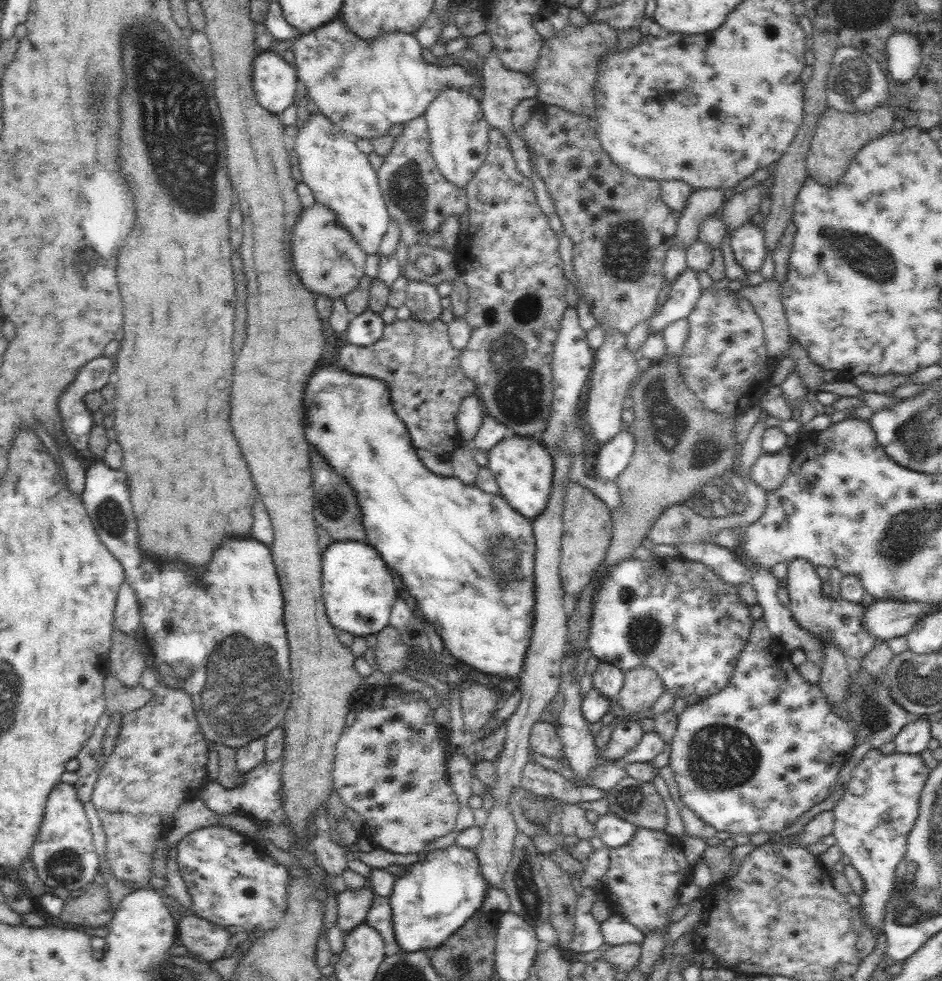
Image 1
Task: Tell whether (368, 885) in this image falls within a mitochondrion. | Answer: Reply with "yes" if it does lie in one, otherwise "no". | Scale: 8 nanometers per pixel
no

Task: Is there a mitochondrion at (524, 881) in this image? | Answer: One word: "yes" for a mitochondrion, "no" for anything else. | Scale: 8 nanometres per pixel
yes

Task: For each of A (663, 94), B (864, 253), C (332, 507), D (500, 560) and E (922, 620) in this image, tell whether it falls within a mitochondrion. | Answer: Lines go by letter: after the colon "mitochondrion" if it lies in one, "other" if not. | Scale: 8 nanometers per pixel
A: mitochondrion
B: mitochondrion
C: mitochondrion
D: mitochondrion
E: other

